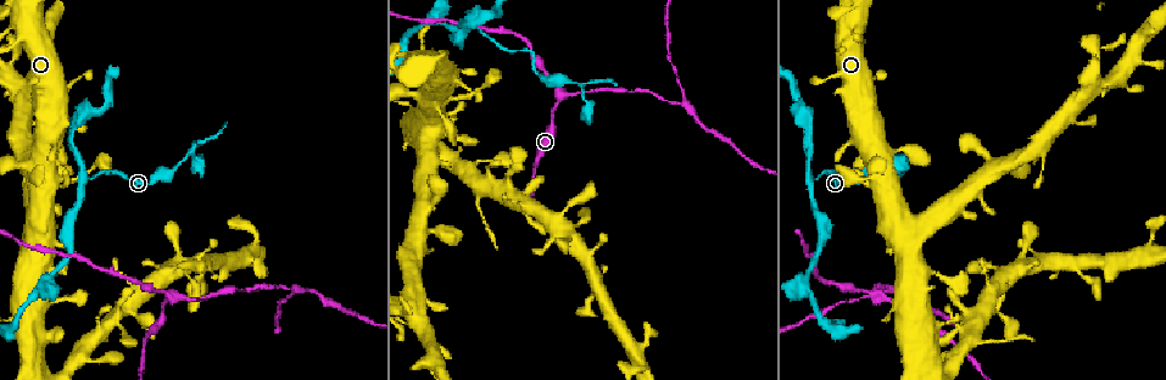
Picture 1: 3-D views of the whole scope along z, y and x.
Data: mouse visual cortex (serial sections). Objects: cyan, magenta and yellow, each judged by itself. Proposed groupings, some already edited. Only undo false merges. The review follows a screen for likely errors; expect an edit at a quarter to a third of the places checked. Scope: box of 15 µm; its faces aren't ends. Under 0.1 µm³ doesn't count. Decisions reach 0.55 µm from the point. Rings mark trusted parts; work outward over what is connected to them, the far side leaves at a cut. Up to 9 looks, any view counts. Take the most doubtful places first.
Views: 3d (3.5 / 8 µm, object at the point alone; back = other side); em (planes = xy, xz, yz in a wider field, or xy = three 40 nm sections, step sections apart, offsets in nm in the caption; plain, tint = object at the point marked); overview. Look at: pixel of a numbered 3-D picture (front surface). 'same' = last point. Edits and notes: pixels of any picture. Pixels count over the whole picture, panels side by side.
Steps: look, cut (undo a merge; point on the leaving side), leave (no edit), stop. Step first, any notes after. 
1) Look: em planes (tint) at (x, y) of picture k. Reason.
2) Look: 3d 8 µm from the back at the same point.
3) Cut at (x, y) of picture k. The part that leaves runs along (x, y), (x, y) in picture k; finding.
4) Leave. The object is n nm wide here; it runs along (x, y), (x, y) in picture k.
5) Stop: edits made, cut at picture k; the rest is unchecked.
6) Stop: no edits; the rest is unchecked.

Look: 3d 8 µm at (478, 29) of picture 1. Three-way junction.

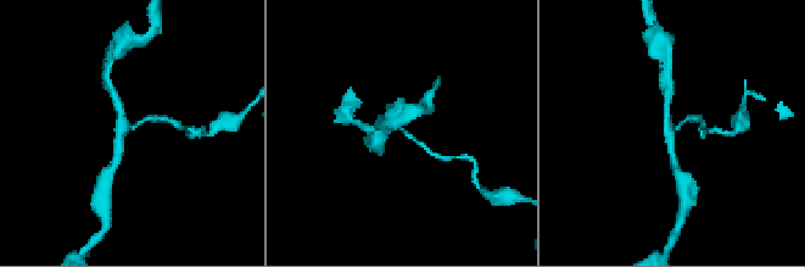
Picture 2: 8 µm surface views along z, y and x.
Look: 3d 3.5 µm at (670, 126) of picture 2. Zoom in.

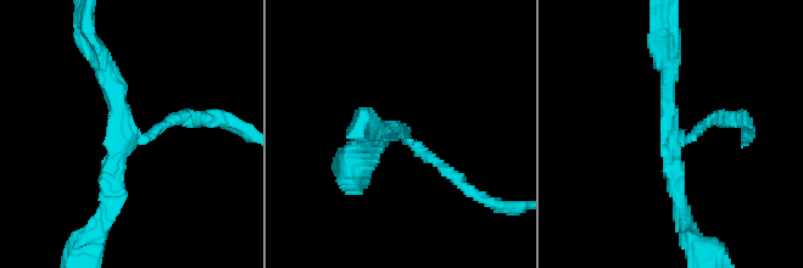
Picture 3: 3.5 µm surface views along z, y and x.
Look: em planes (tint) at (136, 140) of picture 3. 3 arms meet here; the arms are 150, 250, 250 nm wide.

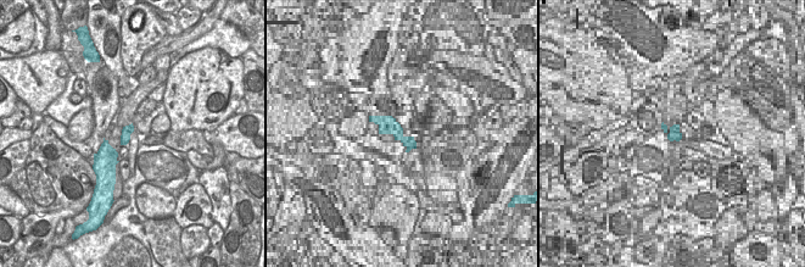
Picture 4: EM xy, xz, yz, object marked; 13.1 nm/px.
Leave. The object is 140 nm wide here; it runs along (194, 116), (120, 149), (109, 205) in picture 3; all the same cell.

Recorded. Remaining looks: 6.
Look: 3d 3.5 µm at (804, 284) of picture 1. Abrupt turn.

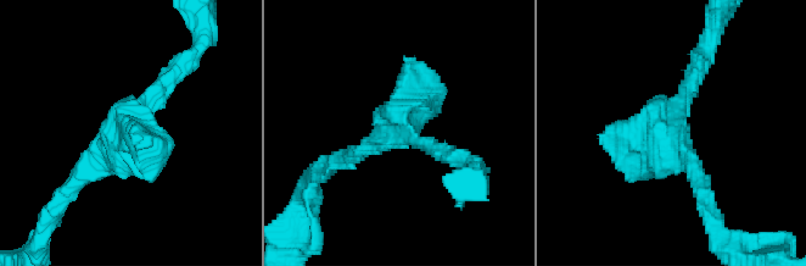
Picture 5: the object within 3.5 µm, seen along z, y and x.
Look: em xy step 5 (tint) at (672, 133) of picture 5.

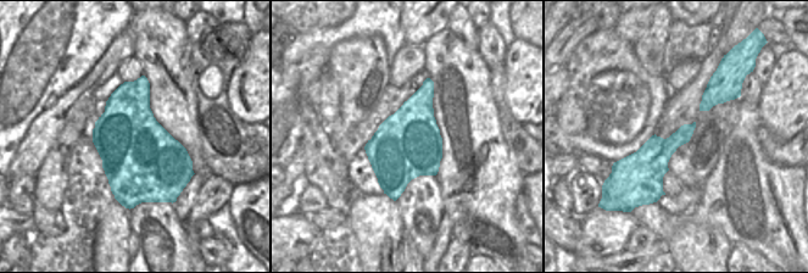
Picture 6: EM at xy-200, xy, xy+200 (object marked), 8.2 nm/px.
Leave. It runs along (175, 72), (71, 184) in picture 5; continuous, no second cell.

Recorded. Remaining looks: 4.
Look: 3d 8 µm at (173, 295) of picture 1. Three arms meet.

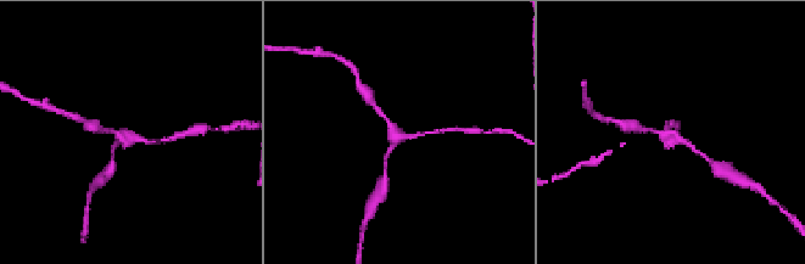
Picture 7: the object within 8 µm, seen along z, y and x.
Look: em xy step 1 (tint) at (125, 139) of picture 7. 3 arms meet here; the arms are 150, 150, 150 nm wide.

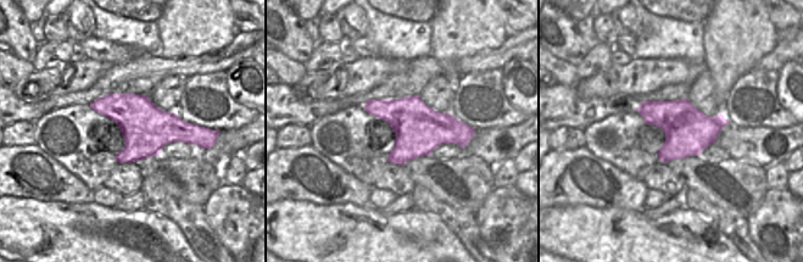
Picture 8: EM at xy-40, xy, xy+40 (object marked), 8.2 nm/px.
Leave. The object is 400 nm wide here; it runs along (385, 167), (386, 155), (401, 136), (431, 133) in picture 7; continuous, no second cell.

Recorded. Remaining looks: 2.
Look: 3d 3.5 µm at (539, 75) of picture 1.

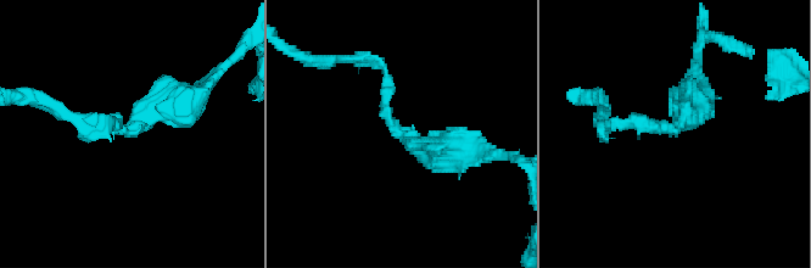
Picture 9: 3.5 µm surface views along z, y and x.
Look: em xy step 3 (tint) at (672, 132) of picture 9. The arms are 150, 450 nm wide; now the EM.

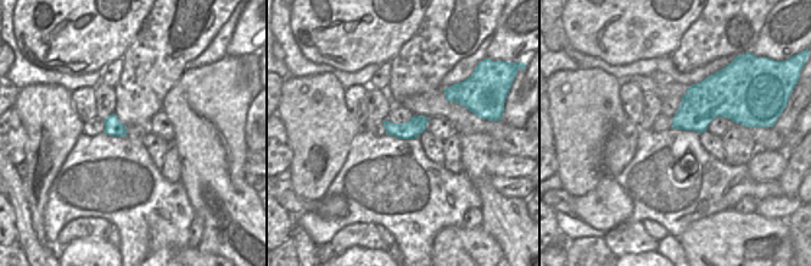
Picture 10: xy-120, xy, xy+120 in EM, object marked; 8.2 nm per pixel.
Leave. Continuous, no second cell.

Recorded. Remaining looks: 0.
Stop: no edits; the rest is unchecked.

